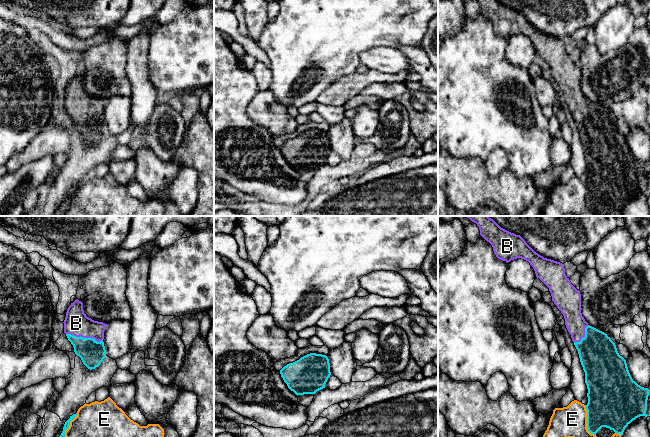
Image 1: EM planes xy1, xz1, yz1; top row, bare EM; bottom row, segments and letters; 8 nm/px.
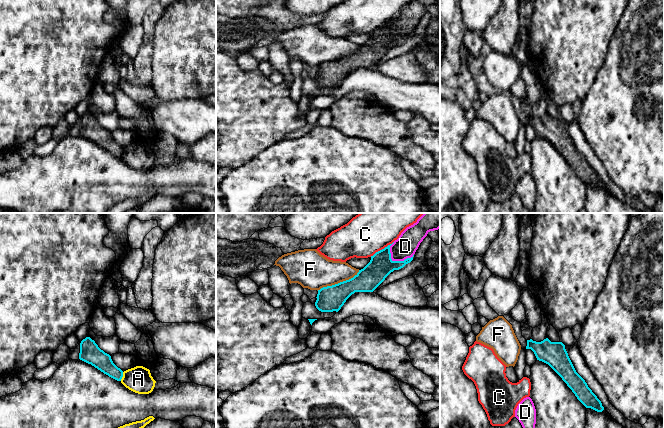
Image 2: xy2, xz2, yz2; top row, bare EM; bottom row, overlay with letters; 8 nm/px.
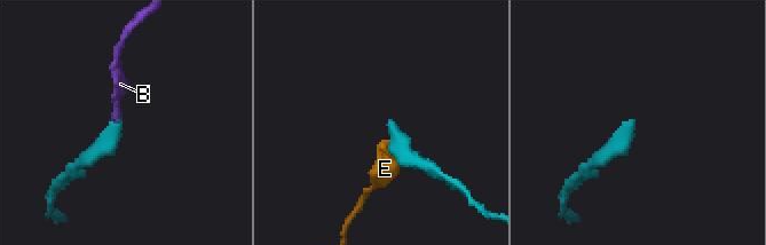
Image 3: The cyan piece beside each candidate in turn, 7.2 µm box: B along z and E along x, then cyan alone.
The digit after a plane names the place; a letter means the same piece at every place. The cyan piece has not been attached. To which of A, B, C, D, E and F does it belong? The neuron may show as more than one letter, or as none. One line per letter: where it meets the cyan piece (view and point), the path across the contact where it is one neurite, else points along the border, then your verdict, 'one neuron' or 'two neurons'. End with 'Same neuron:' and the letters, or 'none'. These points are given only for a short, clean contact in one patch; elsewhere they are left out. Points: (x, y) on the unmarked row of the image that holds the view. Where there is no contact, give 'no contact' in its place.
A: contact xy2 (122, 152); border xy2 (123, 148), (120, 156); two neurons
B: contact xy1 (84, 114); way xy1 (91, 128), (88, 118), (84, 114), (84, 109), (76, 99); one neuron
C: contact xz2 (382, 25); two neurons
D: contact xz2 (396, 37); two neurons
E: contact yz1 (587, 197); two neurons
F: contact xz2 (338, 59); two neurons
Same neuron: B

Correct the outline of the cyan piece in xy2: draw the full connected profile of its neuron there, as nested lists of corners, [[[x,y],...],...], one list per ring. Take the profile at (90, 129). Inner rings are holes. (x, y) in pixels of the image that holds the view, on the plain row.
[[[90,113],[81,117],[79,135],[117,157],[123,153],[123,147],[113,139],[111,132],[101,126]]]

